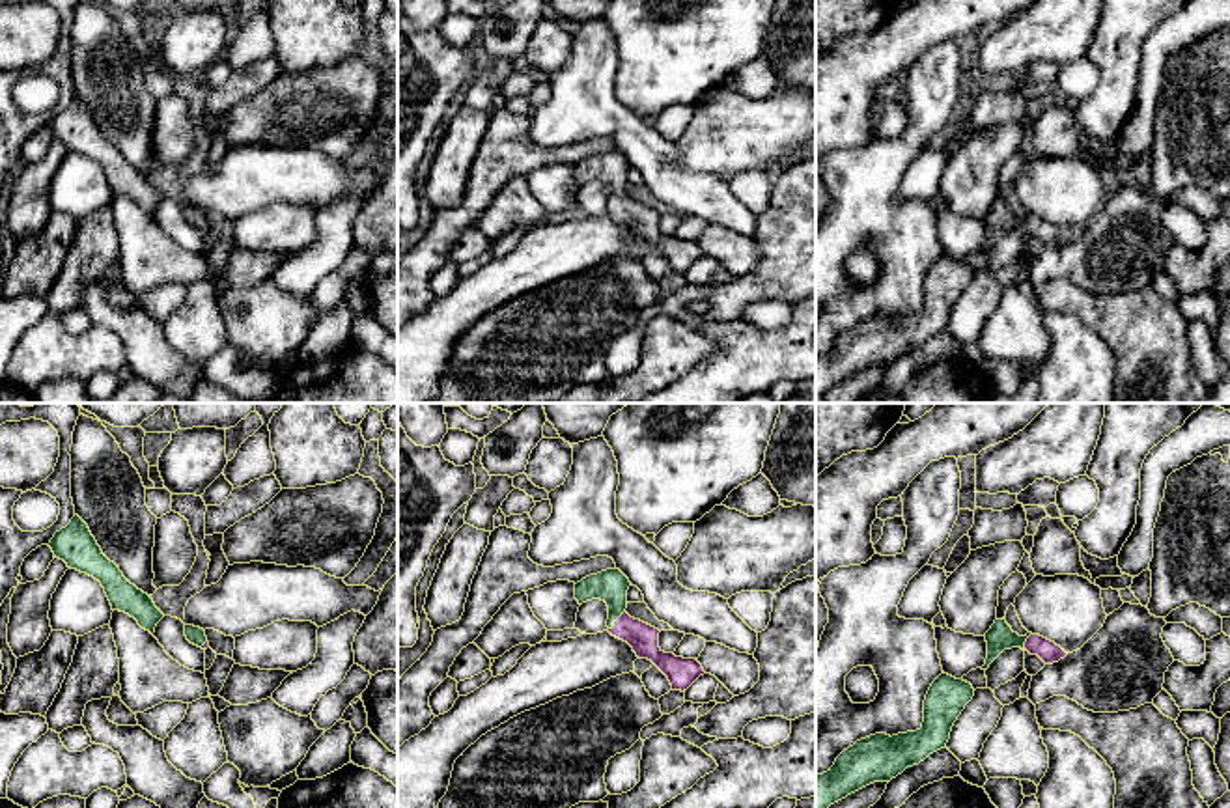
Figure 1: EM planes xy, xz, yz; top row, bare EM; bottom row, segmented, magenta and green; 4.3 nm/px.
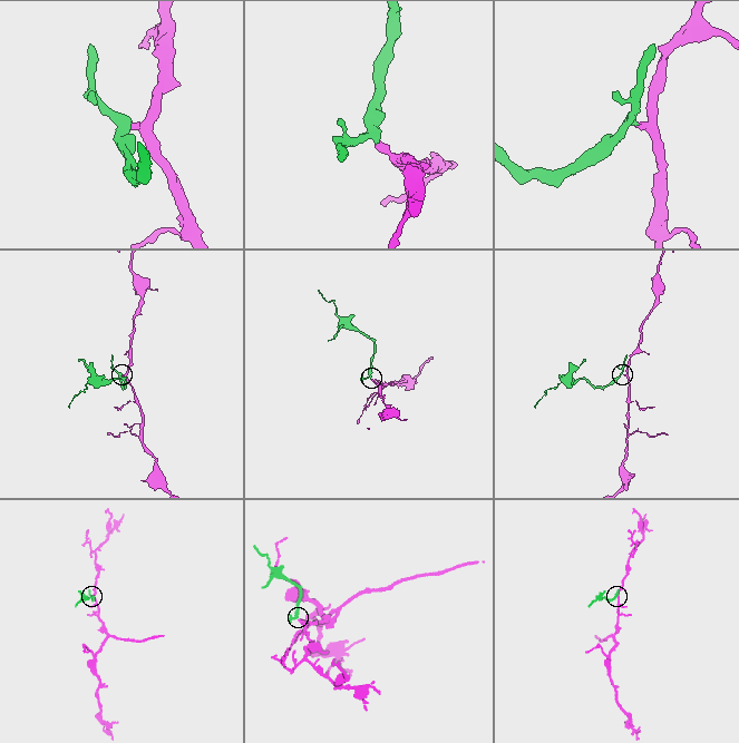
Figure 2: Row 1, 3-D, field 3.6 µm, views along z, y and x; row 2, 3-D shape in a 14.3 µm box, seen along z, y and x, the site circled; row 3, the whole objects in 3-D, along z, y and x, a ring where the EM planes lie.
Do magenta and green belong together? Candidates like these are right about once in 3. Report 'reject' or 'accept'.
accept

